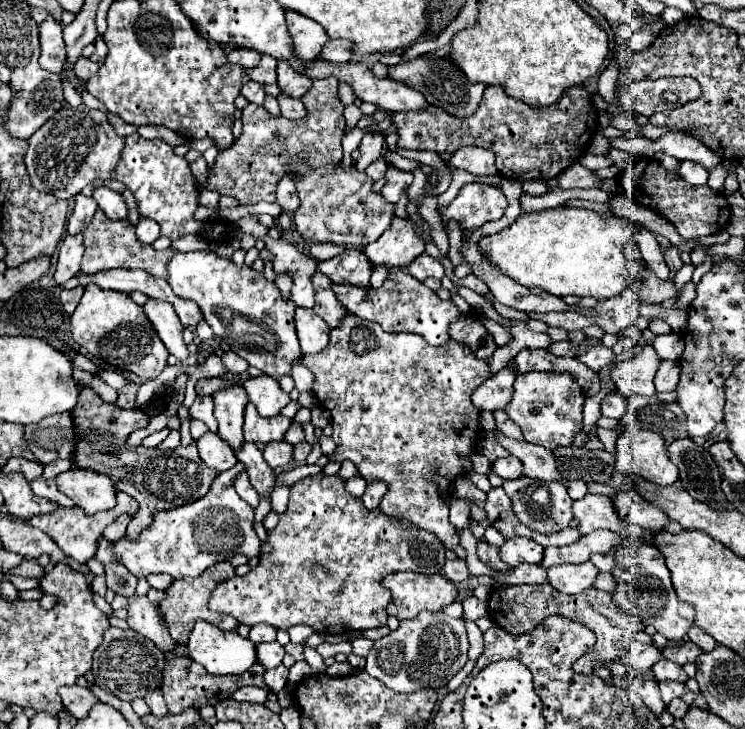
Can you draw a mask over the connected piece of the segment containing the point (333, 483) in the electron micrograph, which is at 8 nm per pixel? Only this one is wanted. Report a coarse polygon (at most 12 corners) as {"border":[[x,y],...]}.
{"border":[[340,476],[290,486],[258,566],[210,610],[324,636],[386,624],[434,534],[366,510]]}

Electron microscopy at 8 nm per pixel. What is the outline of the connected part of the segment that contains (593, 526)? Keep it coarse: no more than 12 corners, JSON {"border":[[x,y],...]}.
{"border":[[608,496],[576,500],[578,530],[608,528],[622,538],[642,540],[642,528],[626,524]]}

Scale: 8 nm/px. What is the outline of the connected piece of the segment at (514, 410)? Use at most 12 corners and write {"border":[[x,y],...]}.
{"border":[[516,368],[508,416],[524,440],[570,446],[584,392],[570,374]]}

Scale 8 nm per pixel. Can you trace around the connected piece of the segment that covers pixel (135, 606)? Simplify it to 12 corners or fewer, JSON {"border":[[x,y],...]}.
{"border":[[130,598],[128,626],[170,654],[174,640],[158,606]]}

